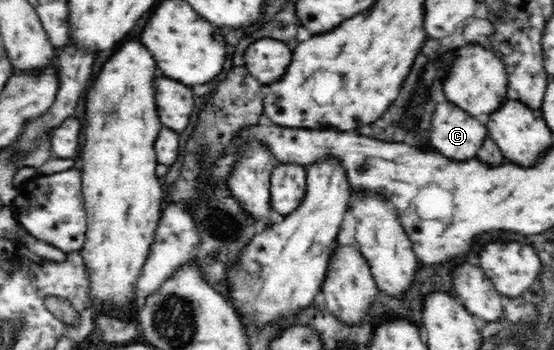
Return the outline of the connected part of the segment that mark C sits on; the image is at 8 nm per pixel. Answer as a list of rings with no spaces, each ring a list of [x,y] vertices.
[[[447,100],[439,102],[431,116],[429,142],[437,152],[447,158],[475,158],[485,140],[485,134],[487,128],[479,120],[461,112],[461,108],[453,108],[453,104]]]

